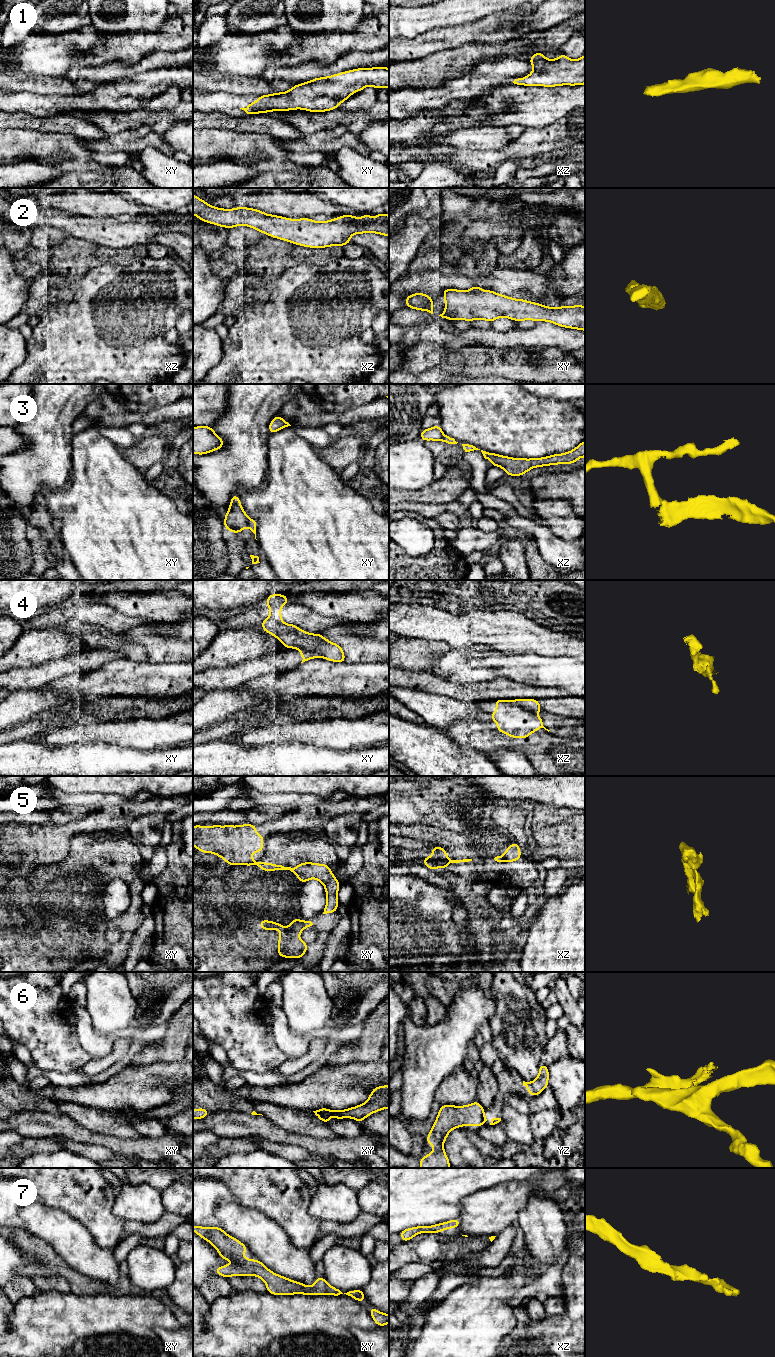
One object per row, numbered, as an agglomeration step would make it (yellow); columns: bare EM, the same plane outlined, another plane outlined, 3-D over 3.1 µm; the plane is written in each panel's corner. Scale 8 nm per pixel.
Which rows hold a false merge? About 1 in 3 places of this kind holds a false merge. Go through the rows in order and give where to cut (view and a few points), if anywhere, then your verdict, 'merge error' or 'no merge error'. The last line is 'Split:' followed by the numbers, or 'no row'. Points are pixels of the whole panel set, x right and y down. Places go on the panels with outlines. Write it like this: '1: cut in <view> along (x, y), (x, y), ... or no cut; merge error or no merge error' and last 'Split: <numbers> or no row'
1: no cut; no merge error
2: no cut; no merge error
3: cut in xy along (249, 519), (247, 526); merge error
4: cut in xz along (509, 700), (512, 704), (525, 707), (533, 713); merge error
5: cut in xy along (257, 862), (255, 864); merge error
6: cut in xy along (325, 1113), (324, 1118), (327, 1121); merge error
7: no cut; no merge error
Split: 3, 4, 5, 6

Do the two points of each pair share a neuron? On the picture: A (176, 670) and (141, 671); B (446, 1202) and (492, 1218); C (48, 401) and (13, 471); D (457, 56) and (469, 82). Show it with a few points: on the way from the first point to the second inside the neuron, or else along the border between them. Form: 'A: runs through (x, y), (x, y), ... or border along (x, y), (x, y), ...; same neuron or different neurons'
A: runs through (167, 671), (150, 671); same neuron
B: border along (477, 1191), (461, 1201), (461, 1213), (458, 1217); different neurons
C: runs through (48, 418), (48, 436), (30, 454); same neuron
D: border along (486, 62), (480, 62), (469, 73), (450, 80); different neurons

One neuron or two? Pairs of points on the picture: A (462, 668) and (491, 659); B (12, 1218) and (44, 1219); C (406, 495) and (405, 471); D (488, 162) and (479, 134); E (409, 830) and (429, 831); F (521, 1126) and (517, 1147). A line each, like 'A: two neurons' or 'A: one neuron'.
A: two neurons
B: two neurons
C: two neurons
D: two neurons
E: one neuron
F: two neurons

